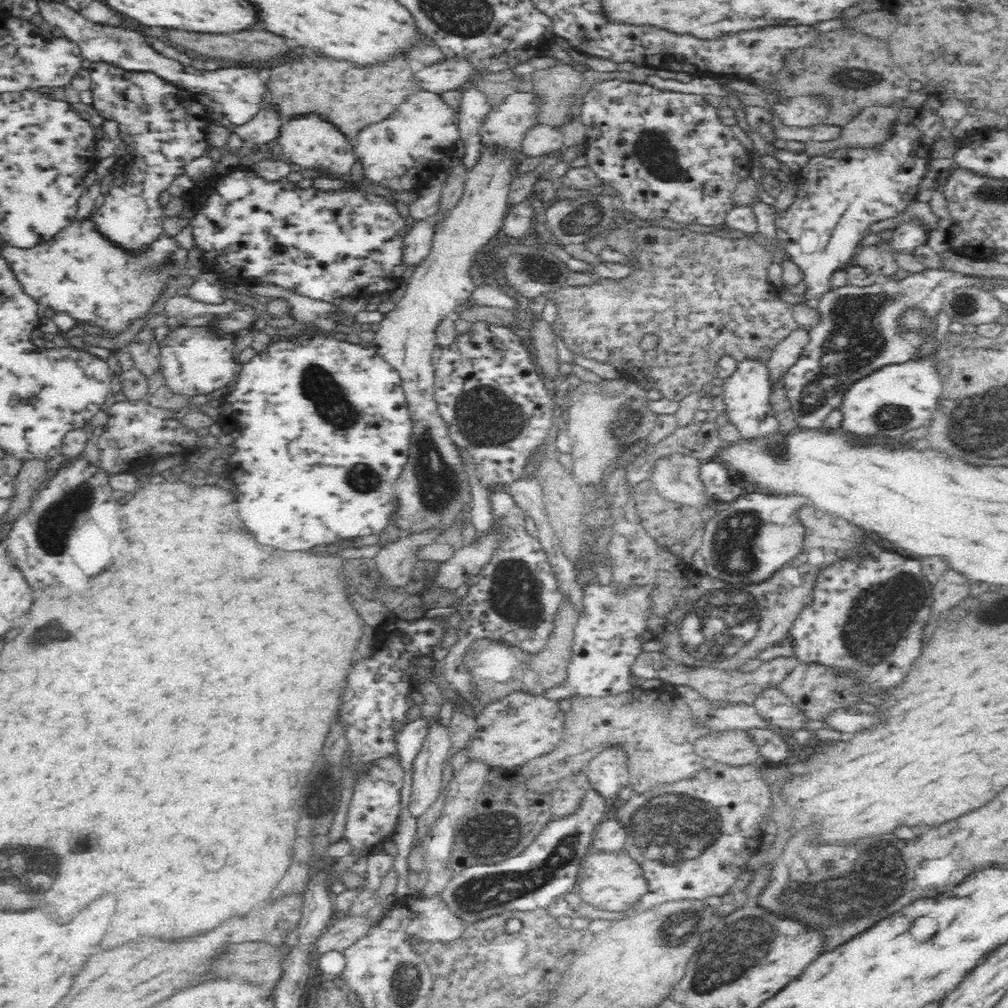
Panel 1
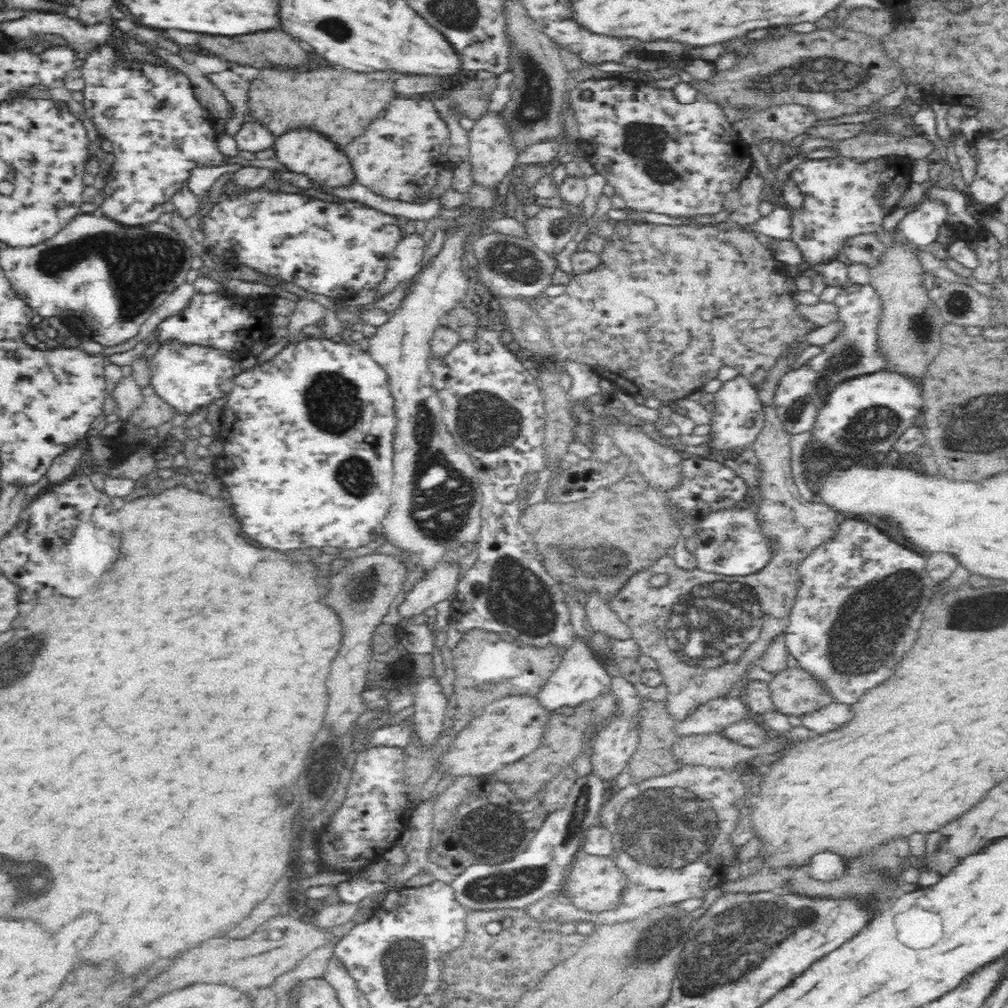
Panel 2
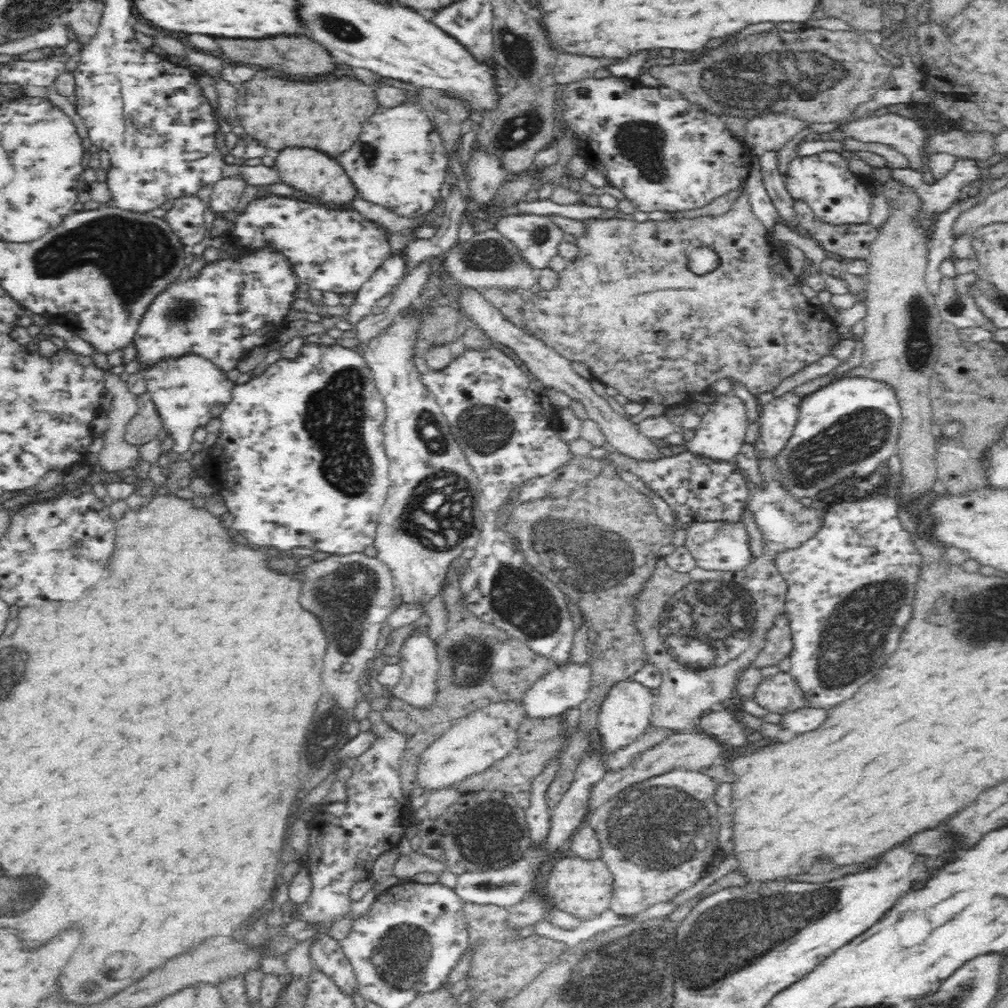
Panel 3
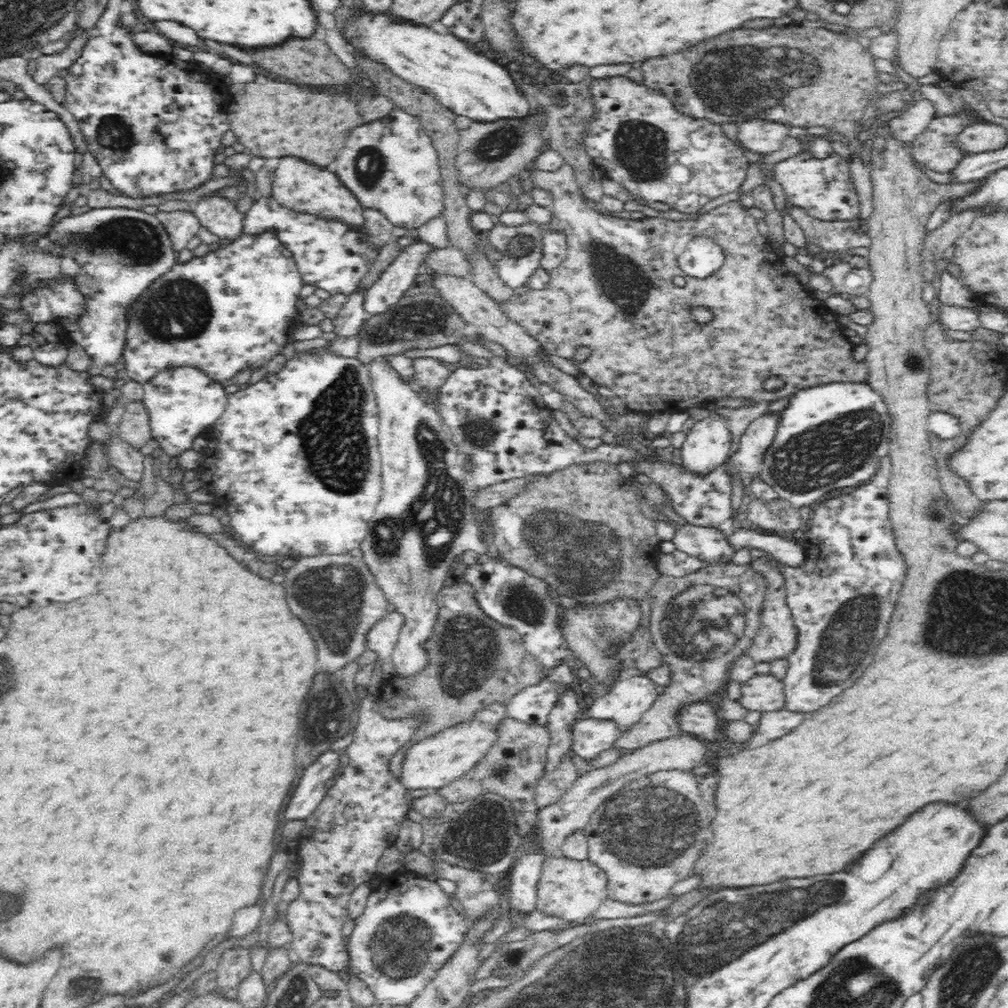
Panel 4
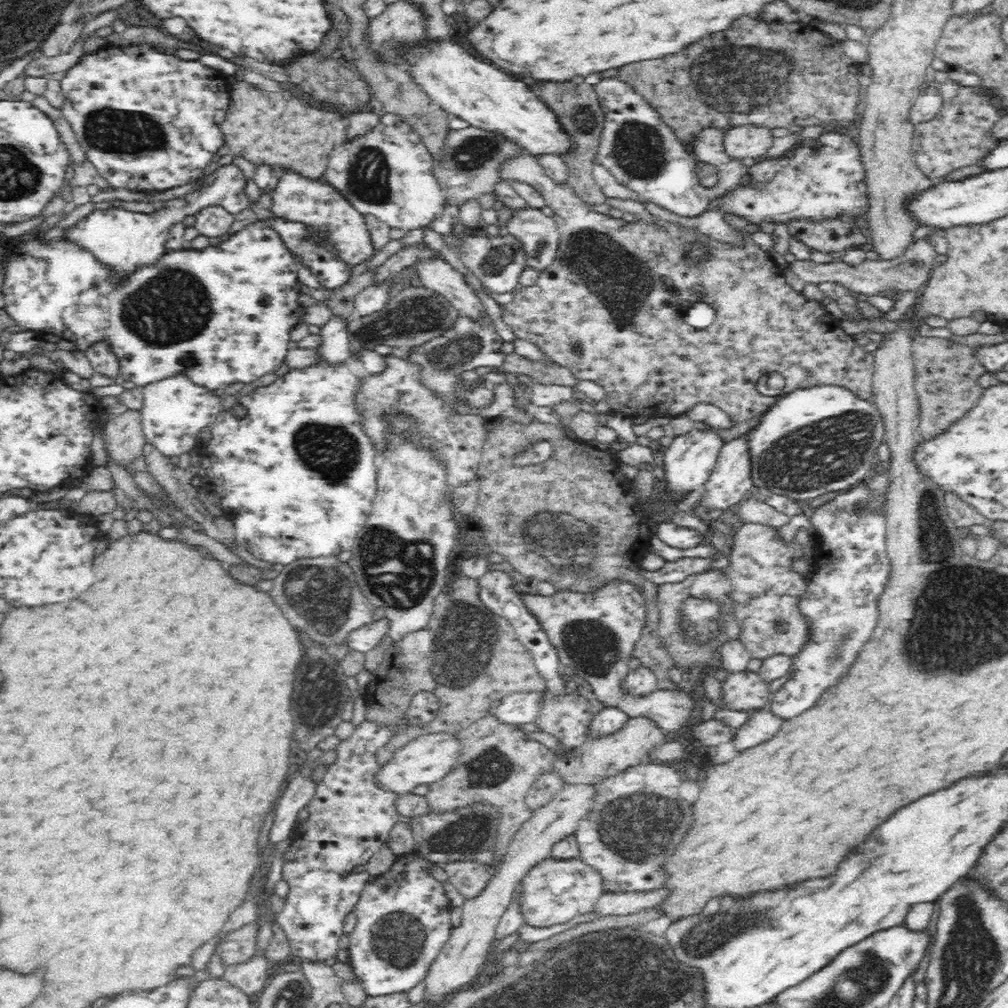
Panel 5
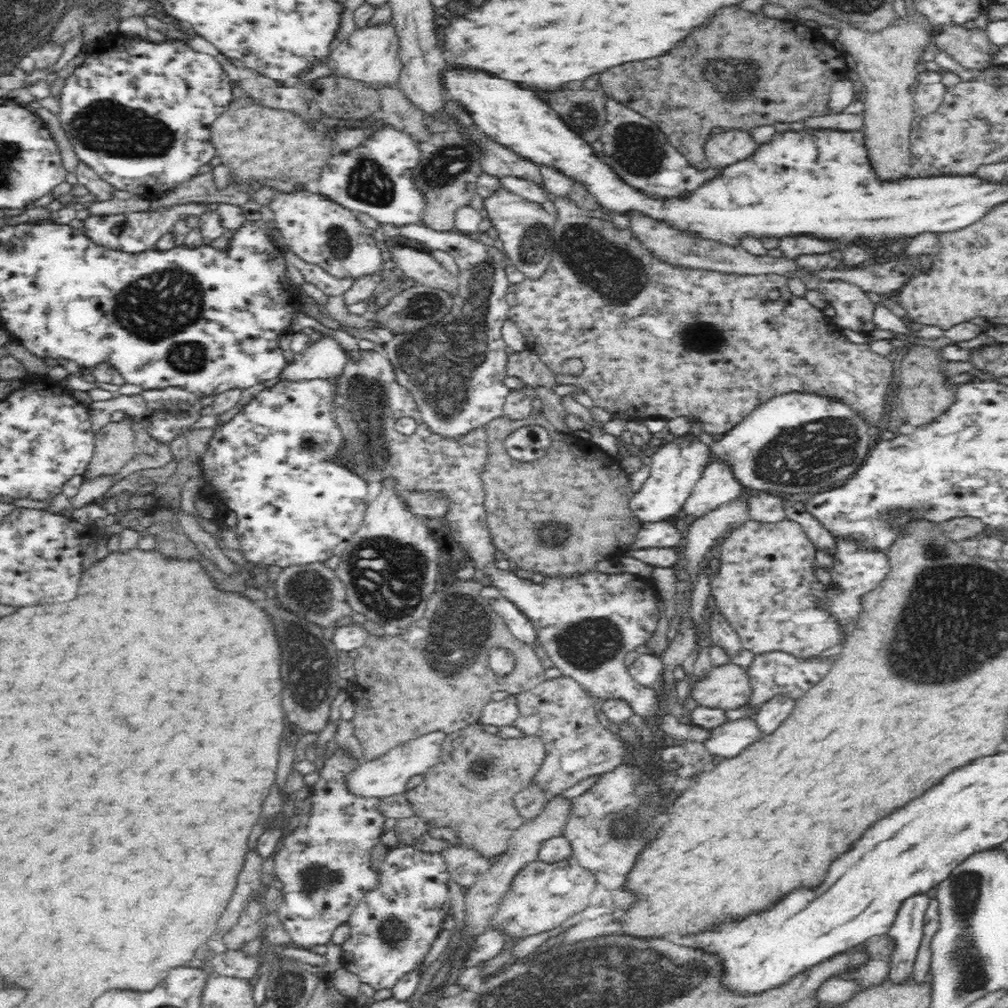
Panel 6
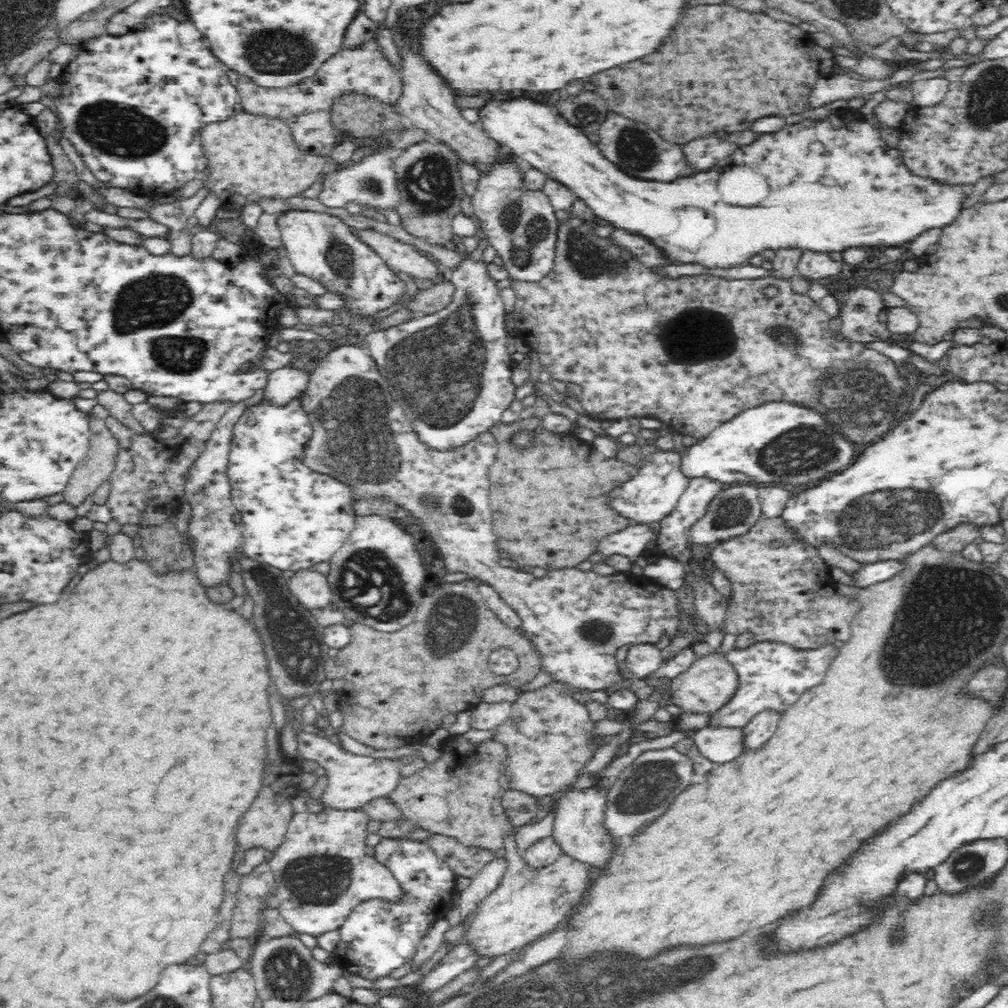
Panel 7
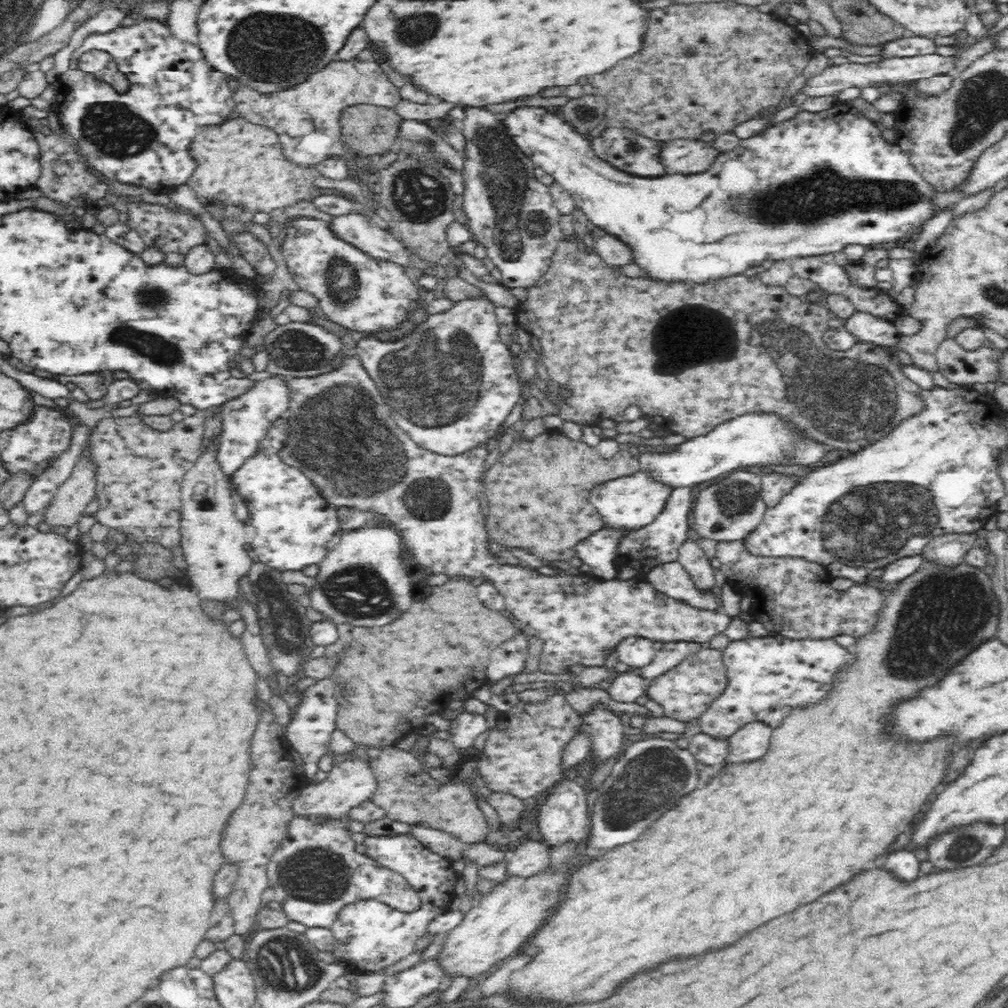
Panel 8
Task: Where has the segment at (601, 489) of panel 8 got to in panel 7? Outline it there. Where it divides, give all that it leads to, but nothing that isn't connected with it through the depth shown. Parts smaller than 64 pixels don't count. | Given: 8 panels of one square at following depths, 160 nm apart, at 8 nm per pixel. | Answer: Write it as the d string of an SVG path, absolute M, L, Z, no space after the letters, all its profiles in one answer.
M675 449L647 456L642 464L638 465L639 472L636 477L624 482L623 486L616 488L616 492L612 492L614 494L612 505L620 511L620 515L636 523L658 525L663 518L672 514L672 510L676 508L691 480L682 469L682 460L684 460L684 451Z

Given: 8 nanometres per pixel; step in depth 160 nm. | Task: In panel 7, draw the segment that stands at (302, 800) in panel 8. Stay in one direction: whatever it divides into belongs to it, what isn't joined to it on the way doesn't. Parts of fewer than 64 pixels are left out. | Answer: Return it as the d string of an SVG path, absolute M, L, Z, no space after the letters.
M300 732L297 743L300 748L298 757L306 765L322 767L326 772L328 784L322 794L322 806L330 805L338 809L362 808L376 798L389 797L400 782L404 766L418 758L427 763L435 763L442 754L442 750L422 741L415 753L406 753L398 758L372 758L350 753L330 742L326 736L310 734L310 732Z

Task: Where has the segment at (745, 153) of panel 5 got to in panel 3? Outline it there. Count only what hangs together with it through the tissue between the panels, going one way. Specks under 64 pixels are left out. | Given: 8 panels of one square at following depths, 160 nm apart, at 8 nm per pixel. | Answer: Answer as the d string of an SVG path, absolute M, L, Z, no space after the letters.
M772 112L748 118L744 143L758 151L777 151L807 125L794 114Z

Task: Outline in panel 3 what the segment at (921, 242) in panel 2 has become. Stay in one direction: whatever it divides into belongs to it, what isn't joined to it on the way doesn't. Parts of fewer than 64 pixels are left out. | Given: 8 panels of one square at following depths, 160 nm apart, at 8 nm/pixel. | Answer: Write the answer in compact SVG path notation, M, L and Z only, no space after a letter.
M962 158L955 162L954 168L948 172L946 178L936 181L934 184L928 184L922 179L920 170L912 168L894 168L891 170L891 178L894 181L904 185L904 187L912 188L912 191L918 195L920 199L920 212L914 216L914 225L918 229L922 229L925 234L930 234L934 230L934 222L939 220L939 217L951 208L953 203L956 203L963 187L966 187L977 178L984 175L984 170L981 170L975 165L974 159Z

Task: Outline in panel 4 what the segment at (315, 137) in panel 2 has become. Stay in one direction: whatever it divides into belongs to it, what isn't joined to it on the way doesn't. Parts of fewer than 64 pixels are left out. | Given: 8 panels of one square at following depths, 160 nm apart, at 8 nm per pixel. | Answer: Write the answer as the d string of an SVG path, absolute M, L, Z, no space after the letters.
M296 156L280 158L280 162L274 168L272 187L272 197L276 198L285 208L319 215L328 220L341 220L341 222L353 224L353 226L364 225L364 216L362 215L364 207L342 183L340 177L334 172L328 172L328 170L316 166L316 164L304 162L302 158L296 158Z

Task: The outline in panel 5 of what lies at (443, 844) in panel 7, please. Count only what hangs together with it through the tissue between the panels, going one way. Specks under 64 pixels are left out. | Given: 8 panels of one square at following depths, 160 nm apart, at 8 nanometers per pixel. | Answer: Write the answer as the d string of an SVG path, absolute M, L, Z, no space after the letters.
M448 862L440 866L448 874L447 882L455 886L465 900L480 896L493 876L493 869L477 862Z

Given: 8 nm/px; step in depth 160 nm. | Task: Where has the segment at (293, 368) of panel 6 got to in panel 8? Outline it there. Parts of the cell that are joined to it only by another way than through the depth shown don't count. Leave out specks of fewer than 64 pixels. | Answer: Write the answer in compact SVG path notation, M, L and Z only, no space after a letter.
M271 375L256 381L256 386L242 394L240 398L230 400L221 406L222 444L218 452L218 463L222 465L225 474L232 476L248 454L257 451L257 444L262 440L265 428L280 415L284 415L290 405L292 387L288 379L280 375Z

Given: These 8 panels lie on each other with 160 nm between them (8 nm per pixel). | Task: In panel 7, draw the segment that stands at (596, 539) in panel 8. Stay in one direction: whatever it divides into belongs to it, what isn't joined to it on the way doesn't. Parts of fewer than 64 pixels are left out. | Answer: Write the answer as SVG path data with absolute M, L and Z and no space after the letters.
M635 523L616 534L610 534L602 542L598 542L597 552L602 556L624 555L629 559L632 568L638 565L636 557L648 550L650 544L656 542L656 538L658 538L656 525Z

